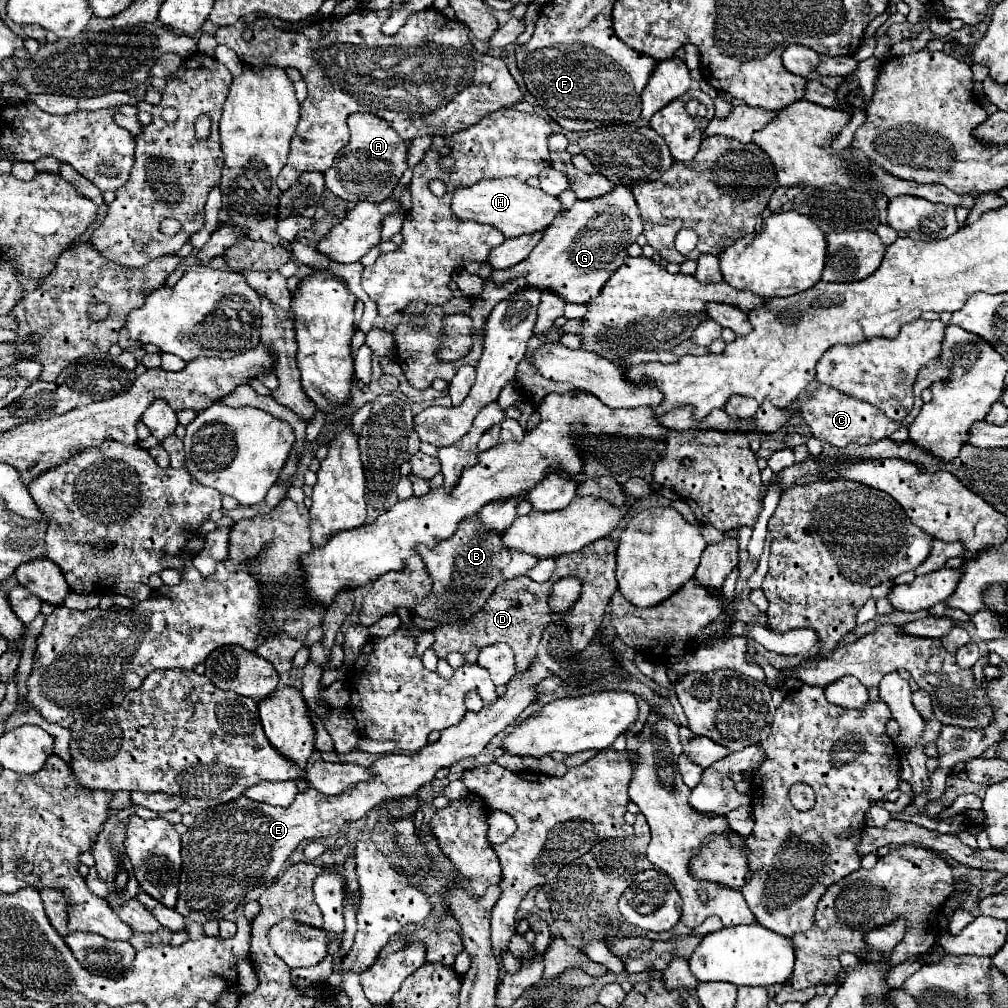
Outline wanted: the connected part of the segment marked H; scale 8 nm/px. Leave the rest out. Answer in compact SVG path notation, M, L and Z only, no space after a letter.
M503 177L493 181L479 181L473 187L455 189L451 199L451 211L457 219L493 225L505 235L505 239L513 239L549 227L553 217L563 211L563 207L557 197L551 197L541 189L533 189L515 177Z

